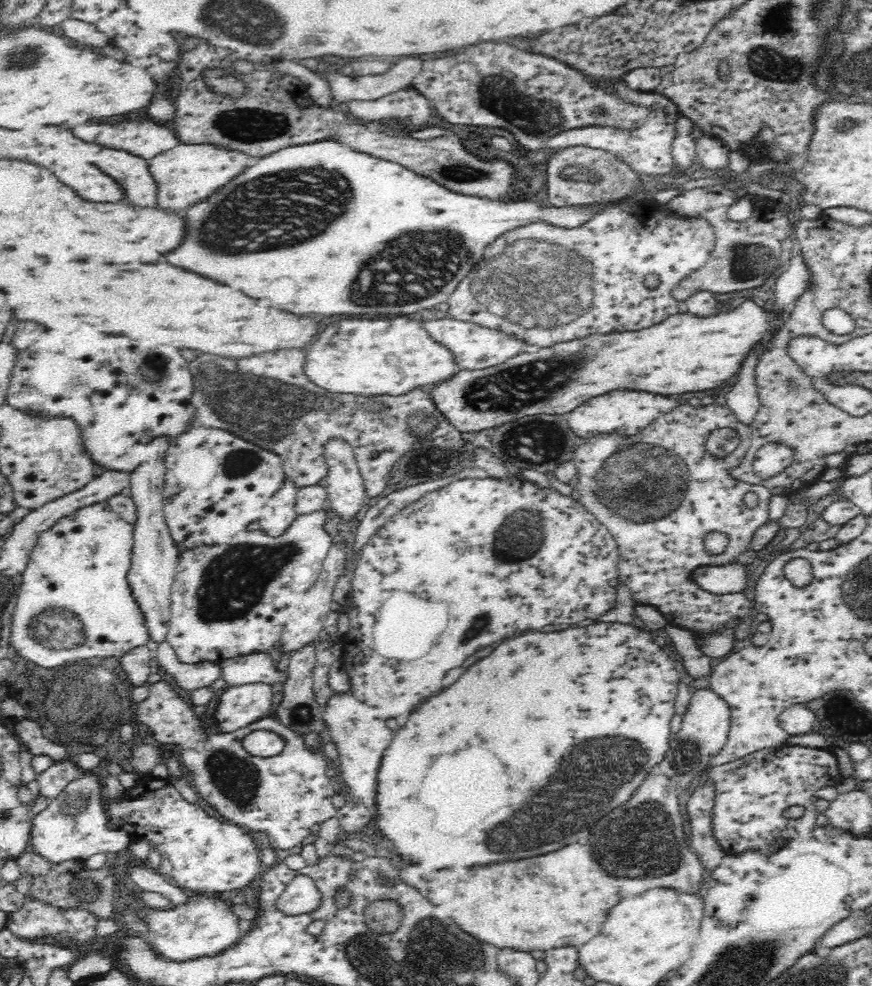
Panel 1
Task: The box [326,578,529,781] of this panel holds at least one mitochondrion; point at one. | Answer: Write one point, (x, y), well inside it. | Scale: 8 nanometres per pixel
(471, 632)

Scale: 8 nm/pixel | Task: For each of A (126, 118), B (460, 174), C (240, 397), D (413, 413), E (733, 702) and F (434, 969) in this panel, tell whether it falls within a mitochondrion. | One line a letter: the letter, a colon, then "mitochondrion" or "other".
A: other
B: mitochondrion
C: mitochondrion
D: other
E: other
F: mitochondrion

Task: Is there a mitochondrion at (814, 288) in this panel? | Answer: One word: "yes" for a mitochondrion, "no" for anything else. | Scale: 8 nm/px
no

